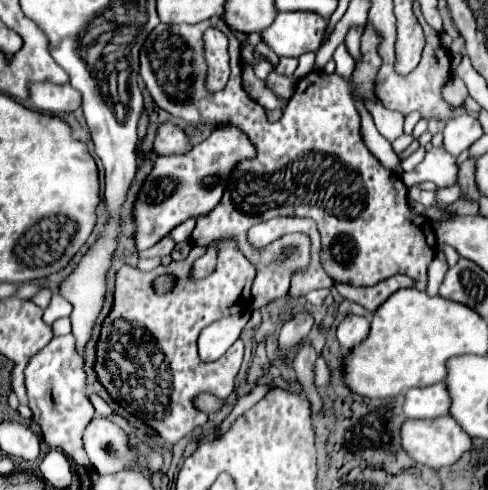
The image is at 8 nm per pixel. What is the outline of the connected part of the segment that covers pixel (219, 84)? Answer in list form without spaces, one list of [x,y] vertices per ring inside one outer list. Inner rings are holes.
[[[208,28],[208,32],[204,32],[204,58],[208,64],[206,88],[210,94],[214,94],[224,88],[230,76],[228,38],[218,28]]]

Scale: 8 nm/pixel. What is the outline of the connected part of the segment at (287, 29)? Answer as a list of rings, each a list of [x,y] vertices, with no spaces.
[[[280,12],[274,24],[262,32],[264,42],[278,56],[294,56],[294,58],[306,52],[318,52],[326,36],[328,36],[328,20],[322,16],[316,16],[316,12]]]

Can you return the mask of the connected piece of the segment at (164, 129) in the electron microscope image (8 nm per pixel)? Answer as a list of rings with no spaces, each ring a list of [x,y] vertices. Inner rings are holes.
[[[160,124],[156,130],[156,138],[154,138],[154,154],[158,156],[168,156],[168,154],[184,154],[188,152],[192,146],[190,138],[186,136],[186,132],[176,126],[176,124]]]

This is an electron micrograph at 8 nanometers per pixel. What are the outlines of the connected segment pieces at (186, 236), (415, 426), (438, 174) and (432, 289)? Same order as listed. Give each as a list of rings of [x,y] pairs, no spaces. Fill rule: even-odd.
[[[190,218],[190,220],[186,220],[186,222],[182,222],[182,224],[178,224],[172,232],[170,232],[170,238],[178,244],[178,242],[184,242],[184,240],[190,240],[190,234],[192,234],[192,228],[194,228],[194,220]]]
[[[442,416],[434,420],[406,420],[402,426],[402,446],[418,462],[430,468],[444,468],[456,464],[466,452],[472,450],[472,438],[452,420],[452,416]]]
[[[444,146],[432,148],[412,172],[402,176],[402,180],[406,186],[414,186],[424,180],[434,182],[438,188],[454,186],[458,184],[458,158],[448,156],[448,152],[444,152]]]
[[[438,252],[436,258],[434,258],[434,262],[428,266],[428,288],[426,288],[426,292],[430,296],[438,294],[438,288],[440,288],[444,276],[446,276],[446,270],[448,270],[446,256],[444,256],[444,252]]]

